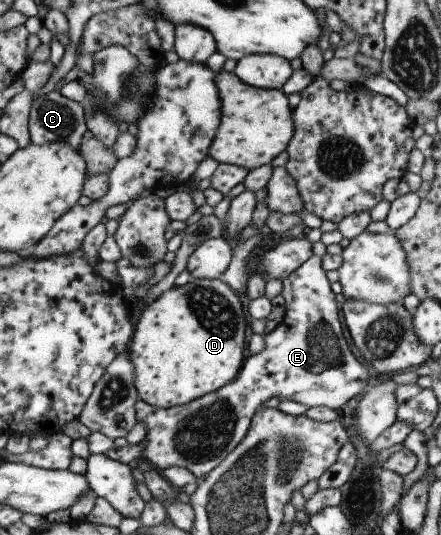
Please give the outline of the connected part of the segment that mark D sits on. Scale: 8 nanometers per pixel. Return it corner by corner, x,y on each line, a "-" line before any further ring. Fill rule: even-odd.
197,278
190,280
184,286
176,286
165,292
159,299
156,299
150,306
147,306
137,318
134,339
129,347
129,353
136,365
136,386
141,399
158,408
174,408
185,405
200,397
213,393
225,387
227,383
234,382
243,369
245,363
245,309
239,299
237,292
233,291
227,283
209,278

